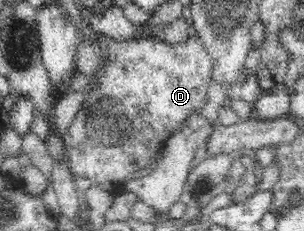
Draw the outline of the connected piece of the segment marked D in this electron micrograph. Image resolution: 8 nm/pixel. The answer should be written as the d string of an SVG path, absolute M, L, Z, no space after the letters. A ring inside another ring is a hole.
M192 31L186 42L174 45L157 38L115 39L100 33L98 37L90 37L90 41L99 55L99 64L93 73L94 87L87 93L79 113L62 138L63 151L69 172L76 178L86 177L91 187L114 191L130 181L134 171L146 167L150 157L163 148L188 117L203 114L208 91L214 83L215 68L208 51Z

